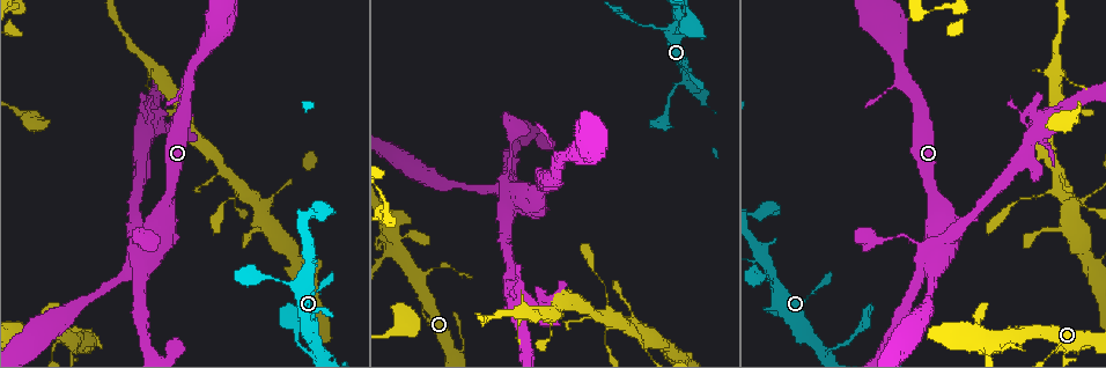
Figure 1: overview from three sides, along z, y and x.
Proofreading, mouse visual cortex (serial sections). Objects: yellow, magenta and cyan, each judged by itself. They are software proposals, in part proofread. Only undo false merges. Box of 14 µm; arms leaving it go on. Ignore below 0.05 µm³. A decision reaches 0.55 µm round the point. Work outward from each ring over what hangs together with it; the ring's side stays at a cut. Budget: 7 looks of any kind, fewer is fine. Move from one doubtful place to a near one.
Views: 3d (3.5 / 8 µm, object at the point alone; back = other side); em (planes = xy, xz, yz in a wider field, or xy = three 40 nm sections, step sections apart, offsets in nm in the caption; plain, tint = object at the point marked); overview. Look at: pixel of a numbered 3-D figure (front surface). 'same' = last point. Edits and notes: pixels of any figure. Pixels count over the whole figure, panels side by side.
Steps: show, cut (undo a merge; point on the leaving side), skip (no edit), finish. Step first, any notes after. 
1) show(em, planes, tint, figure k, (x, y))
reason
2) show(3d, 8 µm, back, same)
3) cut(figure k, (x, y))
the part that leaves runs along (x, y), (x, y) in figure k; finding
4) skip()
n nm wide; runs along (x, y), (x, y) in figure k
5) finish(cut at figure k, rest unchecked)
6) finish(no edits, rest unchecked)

show(3d, 3.5 µm, figure 1, (777, 285))
four-way junction

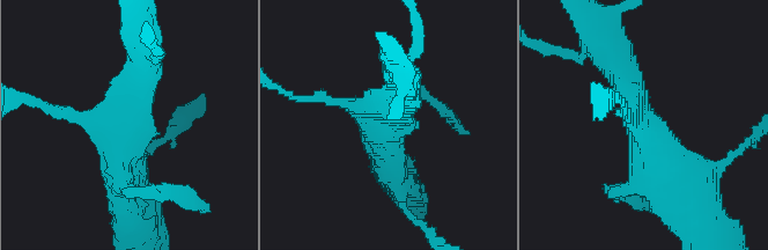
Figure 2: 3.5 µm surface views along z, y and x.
show(em, xy, step 1, tint, figure 2, (640, 122))
4 arms; arms of 150, 250, 400, 400 nm; need the tissue

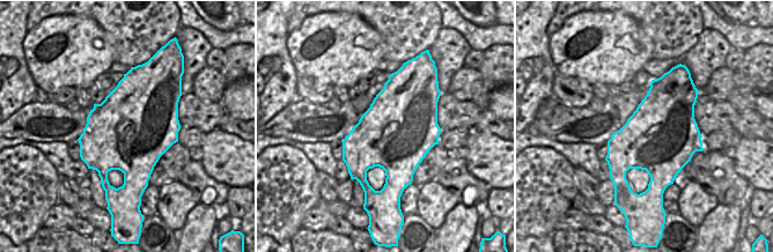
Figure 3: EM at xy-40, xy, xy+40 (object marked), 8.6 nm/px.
skip()
continuous, no second cell

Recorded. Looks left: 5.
show(3d, 8 µm, figure 1, (685, 80))

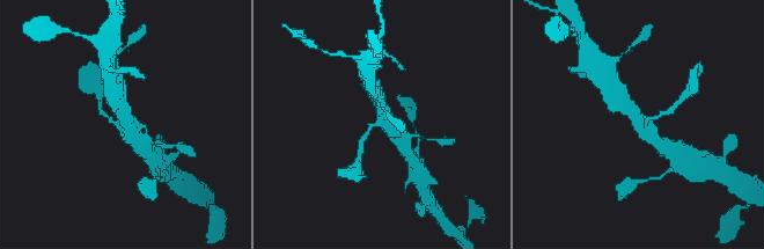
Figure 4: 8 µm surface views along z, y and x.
show(em, xy, step 5, tint, figure 4, (639, 119))
3 arms; arms of 150, 350, 450 nm; need the tissue

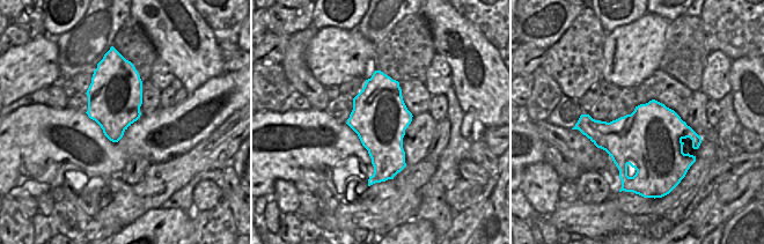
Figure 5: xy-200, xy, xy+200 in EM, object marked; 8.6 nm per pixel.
skip()
runs along (618, 93), (640, 121), (661, 115) in figure 4; one cell here

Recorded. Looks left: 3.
show(3d, 8 µm, figure 1, (953, 217))
abrupt turn

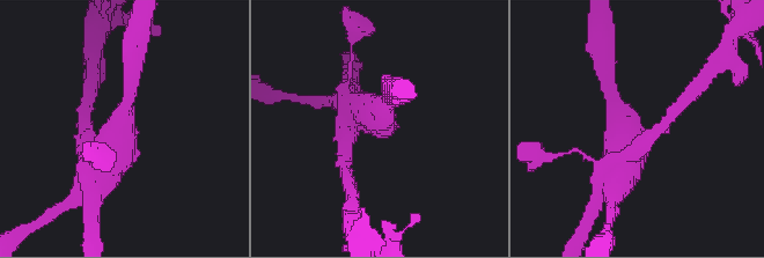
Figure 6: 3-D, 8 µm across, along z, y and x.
show(em, xy, step 3, tint, figure 6, (635, 128))

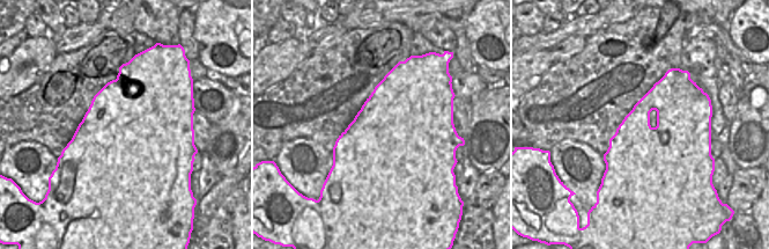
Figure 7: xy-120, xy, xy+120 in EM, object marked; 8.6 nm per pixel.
skip()
runs along (126, 104), (124, 132), (105, 157) in figure 6; one cell here

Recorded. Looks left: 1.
finish(no edits, rest unchecked)

